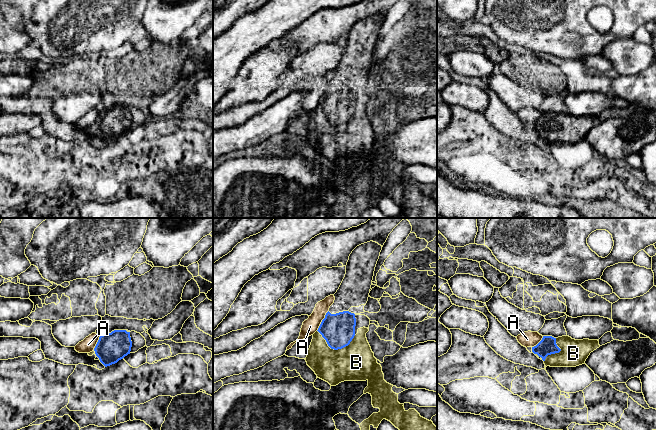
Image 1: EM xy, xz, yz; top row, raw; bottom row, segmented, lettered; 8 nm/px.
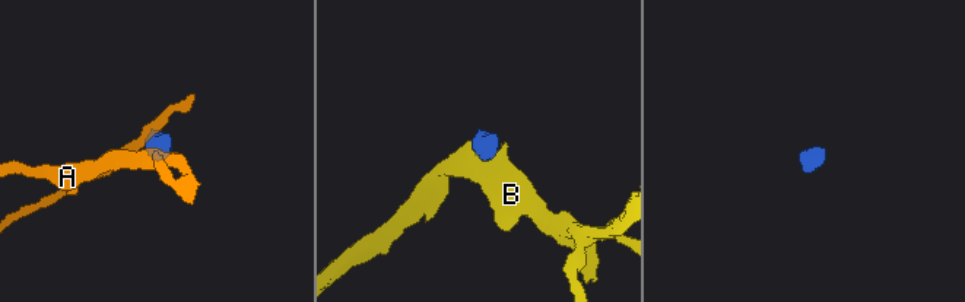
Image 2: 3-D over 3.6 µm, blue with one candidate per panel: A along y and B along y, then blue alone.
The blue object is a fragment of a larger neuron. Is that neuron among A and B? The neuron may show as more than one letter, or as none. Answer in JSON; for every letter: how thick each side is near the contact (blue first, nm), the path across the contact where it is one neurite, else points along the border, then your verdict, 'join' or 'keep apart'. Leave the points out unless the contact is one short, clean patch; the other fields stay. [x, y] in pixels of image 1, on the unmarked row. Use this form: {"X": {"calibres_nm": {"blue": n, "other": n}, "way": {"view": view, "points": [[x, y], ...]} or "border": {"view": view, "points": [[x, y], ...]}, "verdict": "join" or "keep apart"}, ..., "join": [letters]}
{"A": {"calibres_nm": {"blue": 260, "other": 120}, "verdict": "keep apart"}, "B": {"calibres_nm": {"blue": 260, "other": 300}, "way": {"view": "xz", "points": [[338, 106], [335, 113], [335, 125], [342, 132], [356, 138]]}, "verdict": "join"}, "join": ["B"]}

